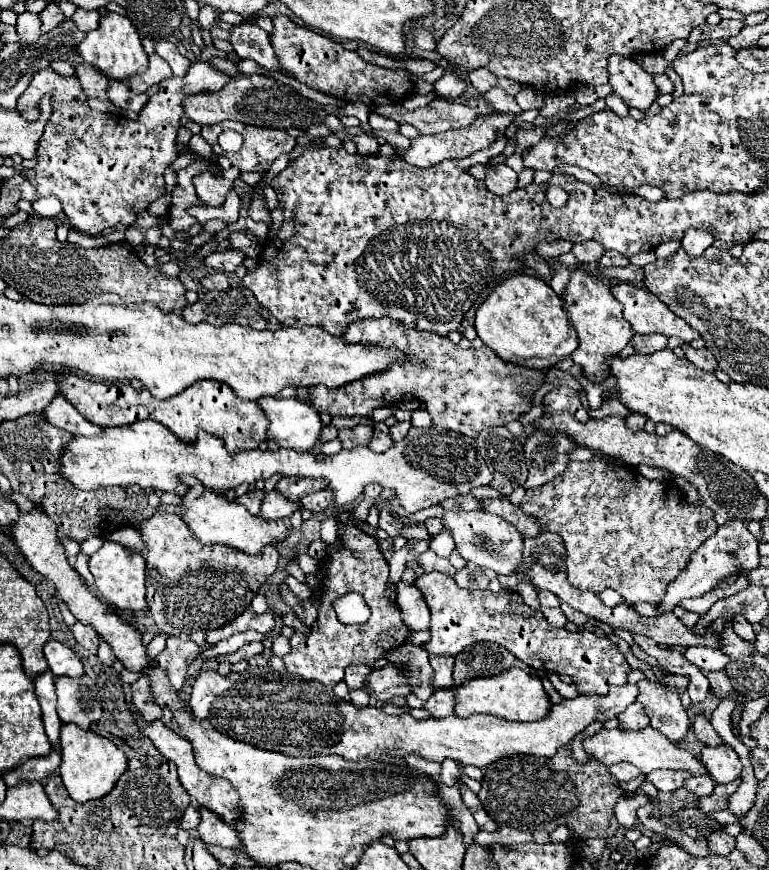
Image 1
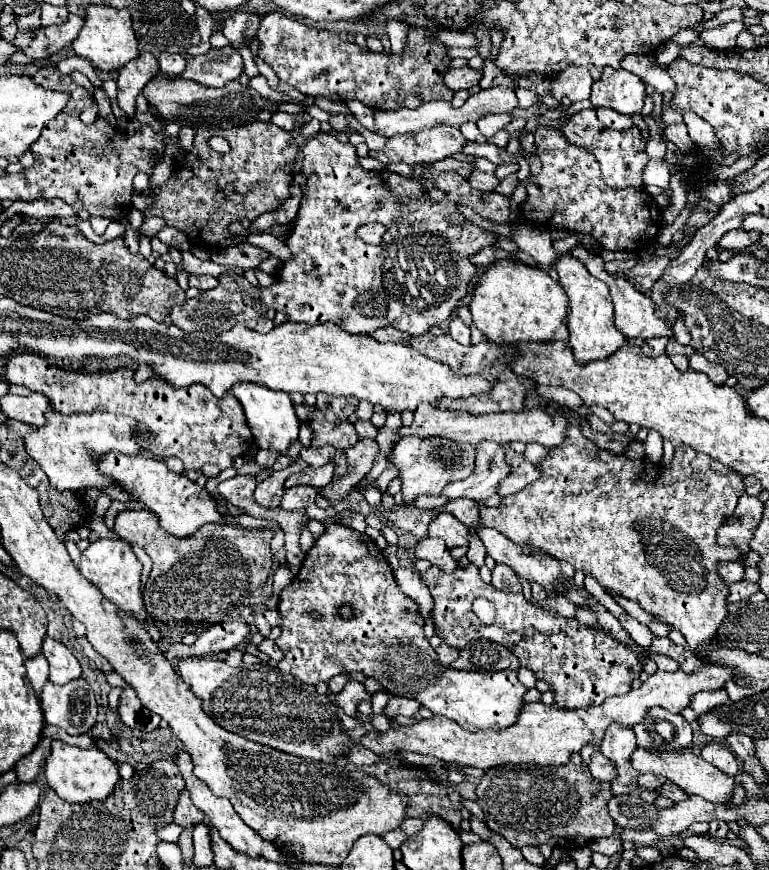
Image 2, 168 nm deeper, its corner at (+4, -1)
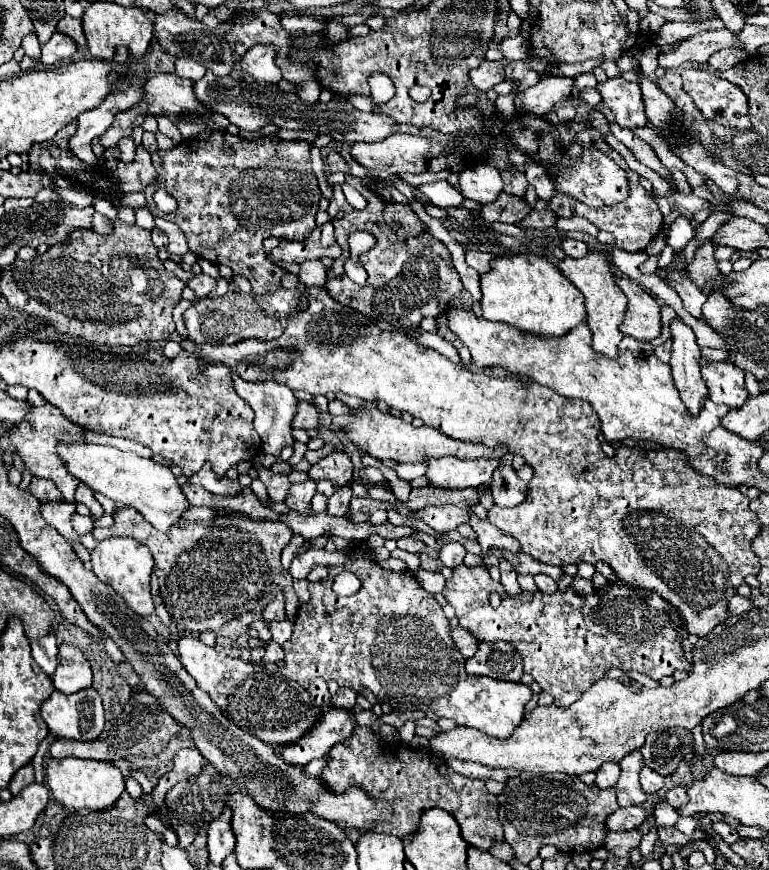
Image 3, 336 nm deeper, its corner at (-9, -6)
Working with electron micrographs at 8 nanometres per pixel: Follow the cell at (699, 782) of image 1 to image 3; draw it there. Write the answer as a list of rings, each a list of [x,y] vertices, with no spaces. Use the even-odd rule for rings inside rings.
[[[673,787],[673,789],[669,789],[669,791],[665,791],[665,795],[663,795],[663,799],[671,805],[671,807],[675,807],[675,809],[679,809],[679,807],[683,807],[683,805],[687,805],[687,791],[685,791],[685,787]]]

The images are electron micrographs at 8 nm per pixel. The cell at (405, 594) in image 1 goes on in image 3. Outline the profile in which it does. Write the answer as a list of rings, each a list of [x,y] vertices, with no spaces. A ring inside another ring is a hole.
[[[415,571],[413,577],[419,581],[419,585],[431,593],[431,595],[439,595],[445,587],[445,577],[441,573],[433,573],[433,571]]]

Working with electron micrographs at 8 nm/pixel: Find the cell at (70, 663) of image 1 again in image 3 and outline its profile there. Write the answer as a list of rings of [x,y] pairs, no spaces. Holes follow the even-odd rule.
[[[59,645],[59,665],[53,675],[53,685],[63,693],[77,693],[91,687],[91,667],[79,649]]]

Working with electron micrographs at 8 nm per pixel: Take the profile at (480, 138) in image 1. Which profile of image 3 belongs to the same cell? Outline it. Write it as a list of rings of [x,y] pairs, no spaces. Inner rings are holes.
[[[405,133],[391,135],[389,139],[383,139],[381,143],[355,143],[351,145],[351,155],[367,169],[371,171],[385,171],[389,175],[397,173],[425,173],[429,169],[429,139],[413,137]]]

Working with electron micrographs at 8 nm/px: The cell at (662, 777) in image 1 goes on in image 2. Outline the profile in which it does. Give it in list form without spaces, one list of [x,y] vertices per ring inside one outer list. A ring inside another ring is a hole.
[[[640,774],[638,776],[638,786],[642,790],[656,790],[656,786],[662,786],[664,784],[664,778],[660,776],[654,776],[654,774]]]

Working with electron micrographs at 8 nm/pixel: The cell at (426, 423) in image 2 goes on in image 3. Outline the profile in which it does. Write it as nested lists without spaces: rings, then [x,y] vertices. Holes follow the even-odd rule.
[[[365,403],[363,407],[359,407],[357,411],[353,411],[353,415],[357,417],[351,425],[345,427],[345,435],[349,441],[353,441],[355,445],[359,445],[363,451],[367,451],[369,455],[381,459],[381,461],[399,461],[399,463],[415,463],[415,461],[425,461],[427,457],[459,457],[459,459],[481,459],[481,457],[497,457],[501,459],[503,455],[509,455],[509,447],[507,445],[499,445],[499,447],[487,447],[483,443],[463,443],[451,437],[445,437],[441,431],[433,429],[433,427],[413,427],[411,423],[405,423],[393,415],[383,415],[375,403]]]

